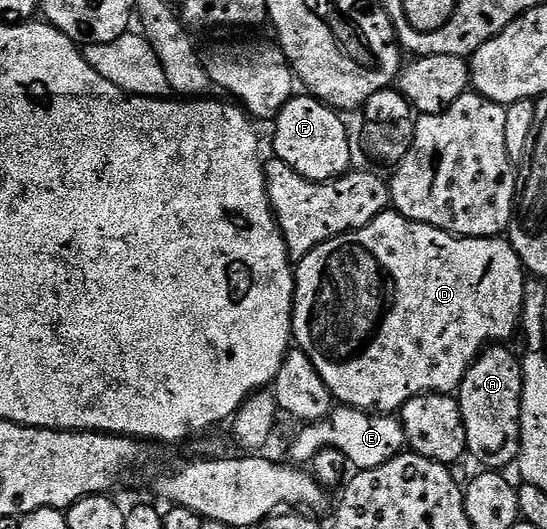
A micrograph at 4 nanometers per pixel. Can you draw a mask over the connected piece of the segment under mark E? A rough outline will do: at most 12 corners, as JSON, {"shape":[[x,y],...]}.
{"shape":[[336,405],[304,425],[290,461],[345,452],[356,471],[404,453],[405,428],[390,414]]}

